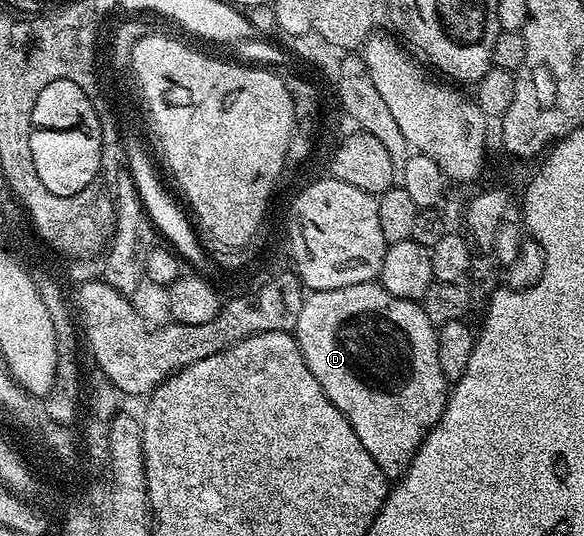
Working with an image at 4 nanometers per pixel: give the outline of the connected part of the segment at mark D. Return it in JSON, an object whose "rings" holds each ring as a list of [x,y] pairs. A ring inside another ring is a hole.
{"rings":[[[372,281],[313,291],[306,296],[303,311],[299,311],[295,336],[307,367],[311,367],[311,375],[319,379],[327,399],[343,411],[355,435],[359,435],[359,443],[367,447],[367,455],[379,463],[386,477],[400,478],[429,428],[441,418],[447,400],[447,382],[439,367],[437,329],[422,306],[416,301],[399,299]]]}

